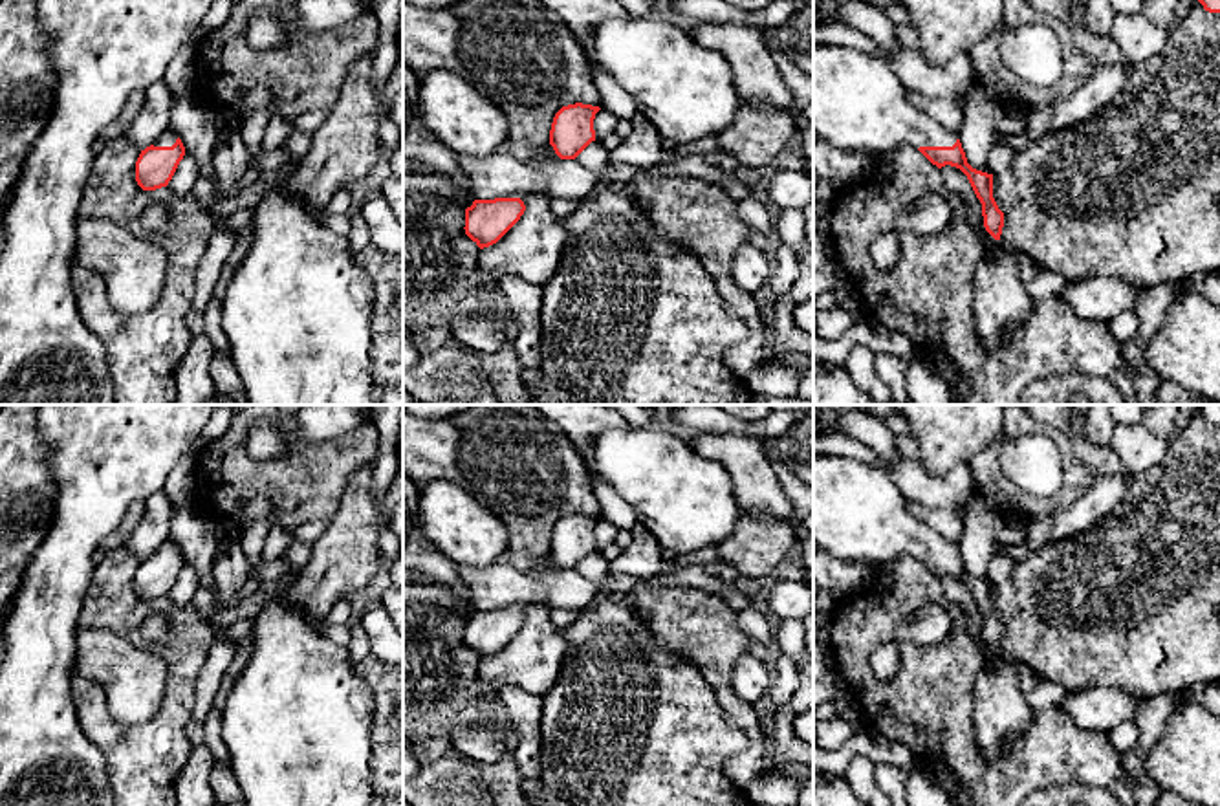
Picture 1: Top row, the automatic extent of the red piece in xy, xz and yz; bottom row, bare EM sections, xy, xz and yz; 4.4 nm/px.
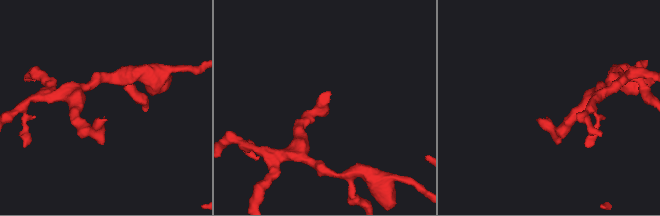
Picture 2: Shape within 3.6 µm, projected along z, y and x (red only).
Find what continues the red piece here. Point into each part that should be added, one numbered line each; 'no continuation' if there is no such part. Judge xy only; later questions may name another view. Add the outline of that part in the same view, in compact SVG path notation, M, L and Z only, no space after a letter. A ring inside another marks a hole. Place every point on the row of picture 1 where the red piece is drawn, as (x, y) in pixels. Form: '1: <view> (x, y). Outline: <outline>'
1: xy (169, 136). Outline: M167 128L152 145L154 147L172 147L180 136L172 130Z

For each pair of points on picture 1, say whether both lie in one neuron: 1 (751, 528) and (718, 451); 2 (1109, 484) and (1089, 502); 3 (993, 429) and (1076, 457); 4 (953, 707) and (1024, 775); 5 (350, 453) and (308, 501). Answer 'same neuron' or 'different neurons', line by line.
1: different neurons
2: same neuron
3: different neurons
4: same neuron
5: same neuron

